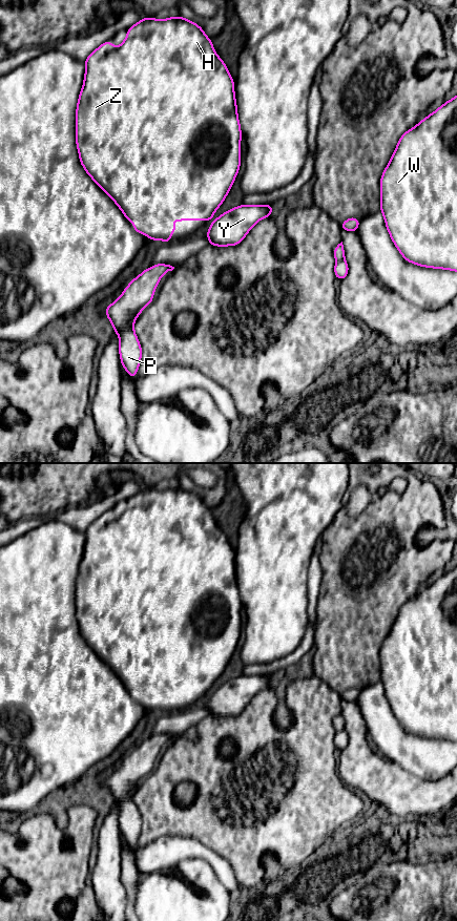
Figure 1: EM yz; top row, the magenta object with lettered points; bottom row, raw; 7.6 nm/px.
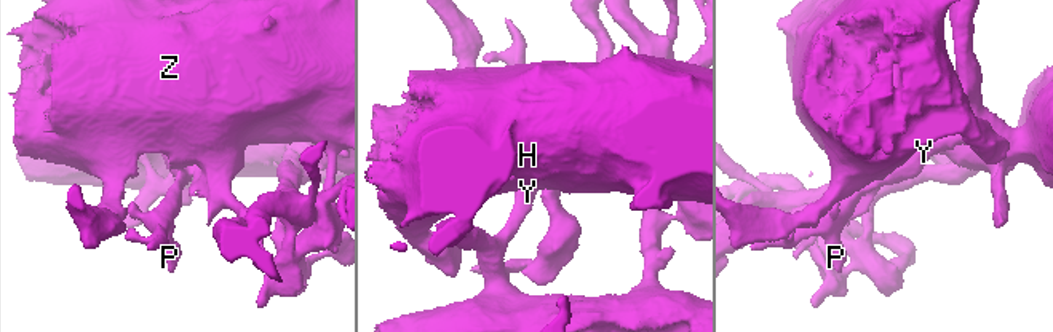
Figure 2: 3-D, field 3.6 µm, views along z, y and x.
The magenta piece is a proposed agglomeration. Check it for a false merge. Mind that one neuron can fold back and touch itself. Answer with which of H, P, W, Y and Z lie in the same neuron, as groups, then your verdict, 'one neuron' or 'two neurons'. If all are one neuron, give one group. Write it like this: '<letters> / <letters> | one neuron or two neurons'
H Z / P W Y | two neurons

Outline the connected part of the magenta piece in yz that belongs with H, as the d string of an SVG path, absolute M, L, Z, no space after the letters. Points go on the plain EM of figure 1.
M144 487L137 495L127 500L127 506L119 518L113 518L111 511L105 511L101 517L94 521L85 530L85 547L83 558L79 565L79 572L77 573L76 582L76 613L79 622L81 635L87 645L95 651L95 653L118 675L128 692L133 692L133 699L139 704L145 704L150 711L161 710L165 713L171 712L171 705L179 698L175 695L168 695L168 691L209 691L215 681L226 669L241 636L241 595L238 592L237 578L234 565L234 551L230 546L228 539L224 531L216 525L212 510L209 509L201 497L196 494L188 491L185 487L170 487L168 489L158 490L155 488Z

